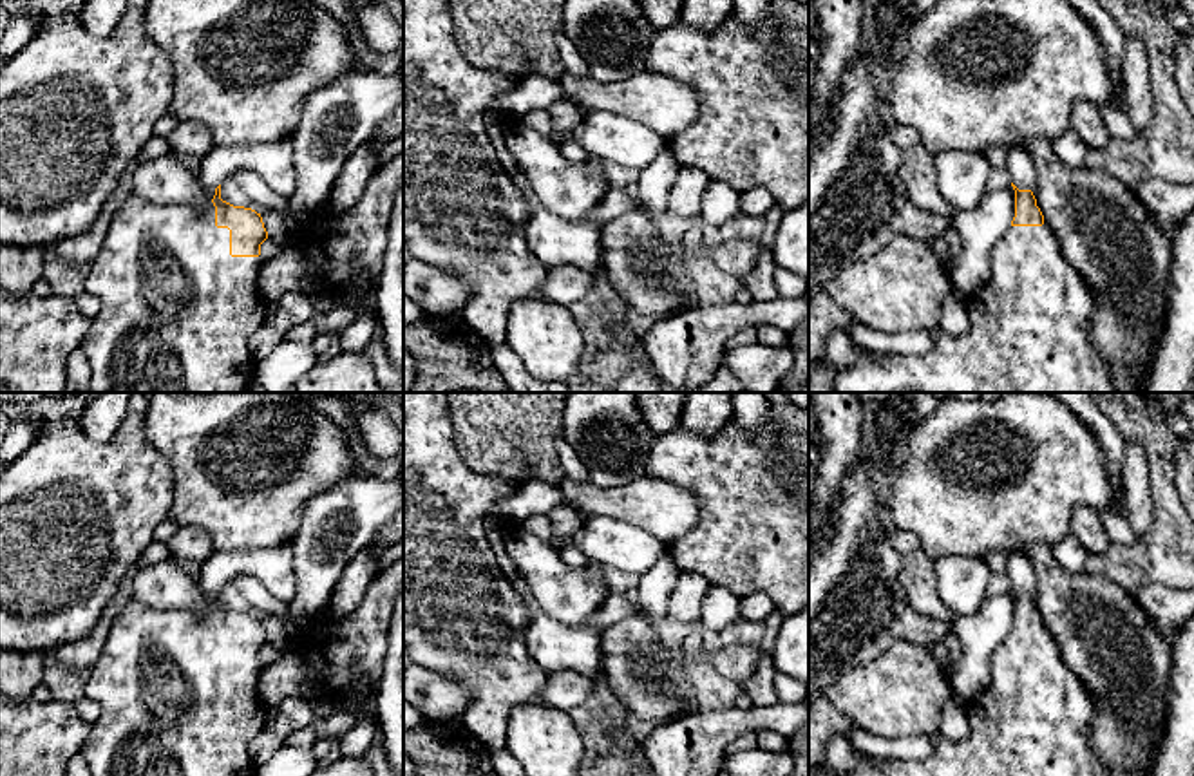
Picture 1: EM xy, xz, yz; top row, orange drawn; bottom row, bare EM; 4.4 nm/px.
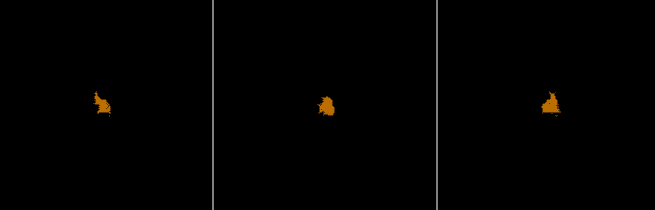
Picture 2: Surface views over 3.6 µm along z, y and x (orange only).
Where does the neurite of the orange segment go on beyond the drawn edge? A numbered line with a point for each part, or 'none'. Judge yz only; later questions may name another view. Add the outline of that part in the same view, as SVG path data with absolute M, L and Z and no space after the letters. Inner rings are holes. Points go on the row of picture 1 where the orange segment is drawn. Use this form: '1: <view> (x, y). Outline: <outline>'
1: yz (1028, 330). Outline: M1044 221L1042 226L1009 226L1006 235L999 239L991 250L990 270L991 273L986 286L966 302L968 331L964 335L952 336L939 327L933 327L933 347L926 355L901 356L876 353L872 358L861 358L858 364L836 373L832 393L1113 393L1113 374L1109 365L1089 340L1094 313L1093 295L1078 270L1060 251L1058 241L1047 222Z

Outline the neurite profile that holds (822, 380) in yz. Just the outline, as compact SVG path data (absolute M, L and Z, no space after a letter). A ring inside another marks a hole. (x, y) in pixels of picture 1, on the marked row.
M827 364L816 365L809 376L809 393L832 393L834 391L836 371Z

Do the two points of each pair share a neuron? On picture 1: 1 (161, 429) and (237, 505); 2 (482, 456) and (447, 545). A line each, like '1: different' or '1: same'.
1: same
2: different

